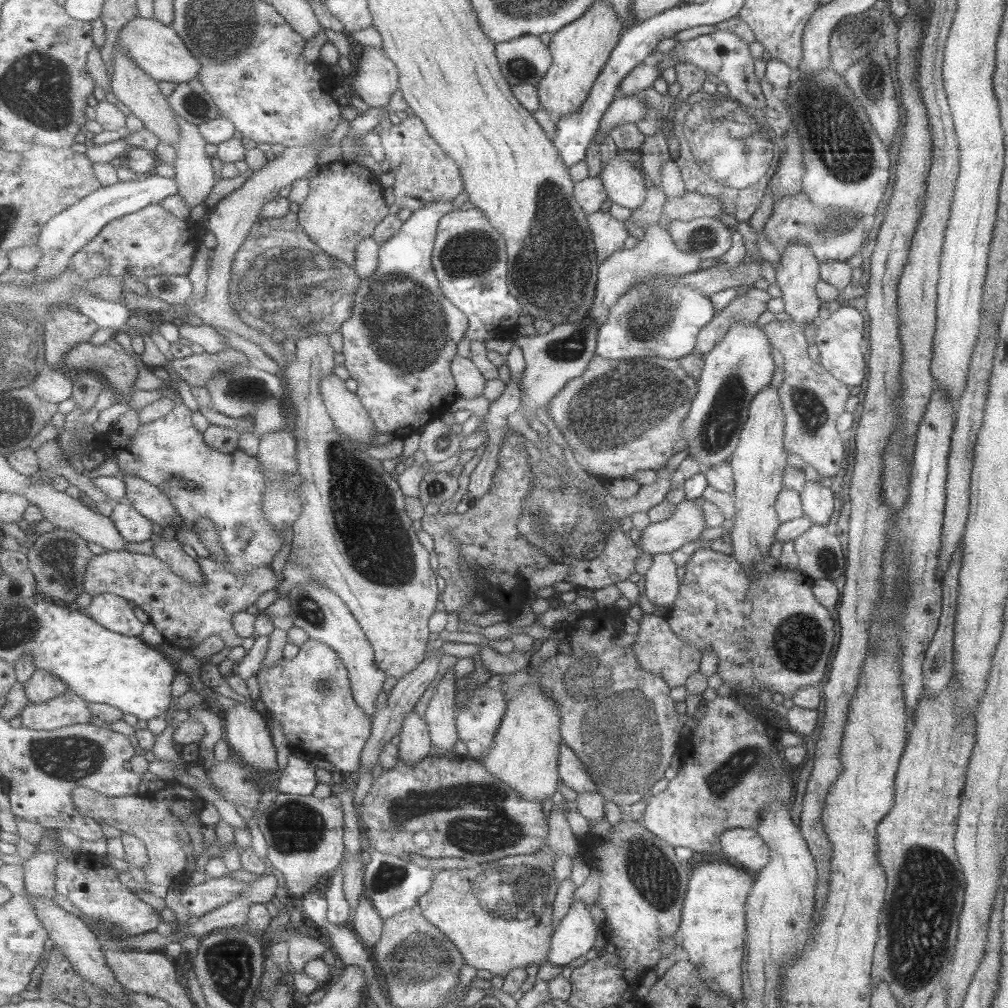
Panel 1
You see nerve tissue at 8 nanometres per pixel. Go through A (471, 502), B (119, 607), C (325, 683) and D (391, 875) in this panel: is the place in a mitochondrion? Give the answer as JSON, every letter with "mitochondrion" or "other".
{"A":"other","B":"other","C":"mitochondrion","D":"mitochondrion"}

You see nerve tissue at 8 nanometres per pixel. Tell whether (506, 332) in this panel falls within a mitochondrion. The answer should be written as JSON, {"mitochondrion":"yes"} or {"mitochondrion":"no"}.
{"mitochondrion":"no"}

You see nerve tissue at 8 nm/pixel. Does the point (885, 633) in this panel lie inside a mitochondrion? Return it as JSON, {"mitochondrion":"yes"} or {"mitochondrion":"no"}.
{"mitochondrion":"no"}

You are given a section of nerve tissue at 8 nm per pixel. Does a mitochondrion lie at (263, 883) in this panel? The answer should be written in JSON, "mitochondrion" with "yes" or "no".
{"mitochondrion":"no"}

